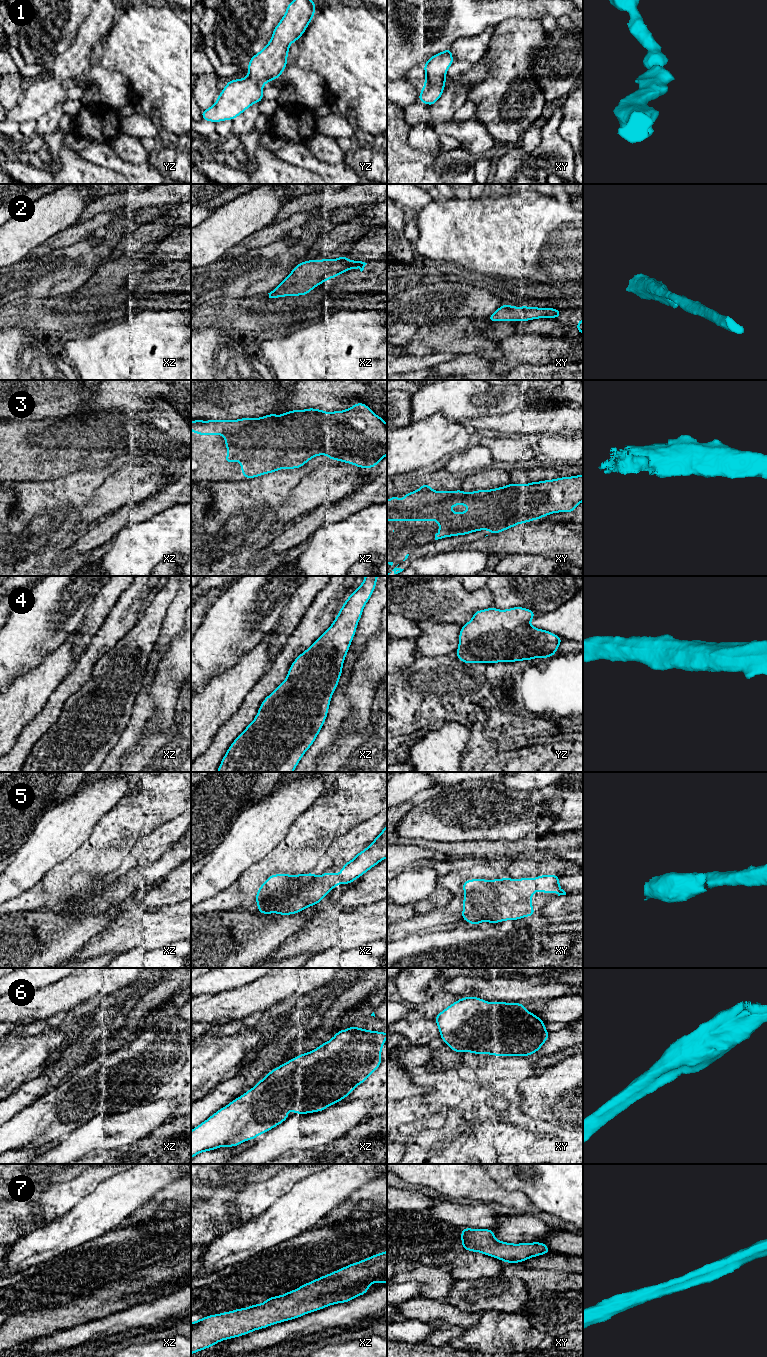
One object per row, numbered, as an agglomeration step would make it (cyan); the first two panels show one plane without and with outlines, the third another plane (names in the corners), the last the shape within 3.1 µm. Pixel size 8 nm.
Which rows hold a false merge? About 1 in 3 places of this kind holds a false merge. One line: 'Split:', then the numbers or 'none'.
Split: none

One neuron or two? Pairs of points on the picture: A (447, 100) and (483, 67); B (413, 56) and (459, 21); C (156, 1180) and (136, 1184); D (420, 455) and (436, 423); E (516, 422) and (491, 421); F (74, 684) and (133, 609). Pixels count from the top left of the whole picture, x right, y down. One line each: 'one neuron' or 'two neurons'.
A: one neuron
B: one neuron
C: one neuron
D: one neuron
E: one neuron
F: one neuron

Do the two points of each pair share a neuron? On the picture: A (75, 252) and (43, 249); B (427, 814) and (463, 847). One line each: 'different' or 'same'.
A: different
B: different

